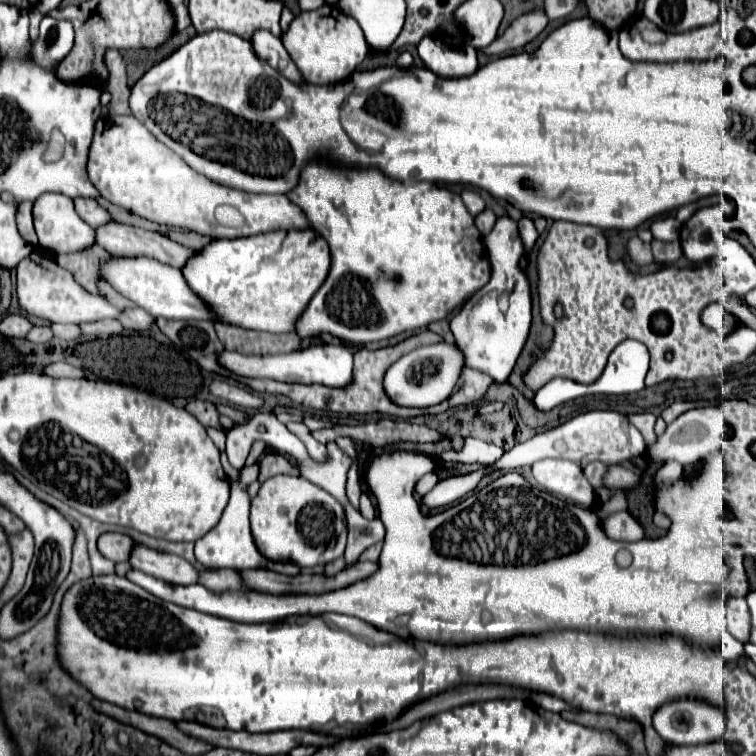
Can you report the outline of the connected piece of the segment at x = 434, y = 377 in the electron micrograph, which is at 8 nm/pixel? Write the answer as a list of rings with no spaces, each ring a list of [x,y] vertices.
[[[447,342],[421,346],[409,354],[405,354],[403,358],[399,358],[399,362],[395,362],[391,366],[391,370],[387,370],[387,378],[383,384],[387,386],[387,394],[391,394],[393,402],[399,402],[401,406],[427,408],[427,406],[435,406],[435,404],[443,402],[451,396],[463,364],[465,364],[465,360],[463,360],[461,350],[457,350],[457,346],[451,346]]]

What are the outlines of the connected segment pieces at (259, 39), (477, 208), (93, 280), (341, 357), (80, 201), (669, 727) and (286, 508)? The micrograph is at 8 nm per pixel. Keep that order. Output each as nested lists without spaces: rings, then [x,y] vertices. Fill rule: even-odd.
[[[257,30],[251,36],[251,44],[255,48],[255,52],[269,62],[271,66],[275,66],[277,70],[281,70],[281,74],[287,74],[287,78],[291,78],[293,82],[303,82],[303,76],[299,74],[297,66],[293,64],[291,56],[287,54],[287,50],[281,44],[281,38],[273,36],[267,30]]]
[[[465,190],[461,194],[461,198],[463,198],[463,202],[465,202],[471,216],[477,216],[477,214],[481,214],[485,210],[485,202],[483,202],[483,198],[479,194],[475,194],[471,190]]]
[[[93,244],[89,248],[63,254],[63,258],[57,258],[57,262],[65,270],[71,270],[71,274],[75,274],[75,280],[79,284],[83,284],[85,290],[91,290],[91,294],[97,294],[99,266],[107,258],[109,258],[109,254],[101,246]]]
[[[313,344],[305,350],[297,350],[297,352],[289,352],[289,354],[267,354],[267,356],[223,350],[219,354],[219,364],[237,376],[271,378],[271,380],[279,380],[279,382],[297,382],[297,384],[315,384],[317,382],[317,384],[339,388],[339,386],[347,386],[347,382],[351,382],[353,350],[346,344]]]
[[[75,198],[75,210],[93,228],[97,228],[103,222],[109,222],[111,220],[111,216],[107,214],[107,210],[103,210],[97,204],[97,200],[93,200],[93,198]]]
[[[679,700],[655,712],[653,728],[671,744],[705,744],[723,736],[725,716],[721,708],[697,700]]]
[[[273,476],[261,484],[259,494],[251,500],[251,532],[255,546],[259,552],[275,562],[293,562],[301,568],[317,566],[317,564],[329,564],[331,560],[339,558],[345,552],[347,544],[347,524],[345,524],[345,512],[339,506],[339,502],[327,494],[323,488],[307,482],[299,476]]]

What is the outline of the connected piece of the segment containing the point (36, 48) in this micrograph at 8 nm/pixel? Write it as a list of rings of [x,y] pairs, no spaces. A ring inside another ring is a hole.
[[[45,16],[37,40],[31,40],[31,60],[45,70],[55,70],[71,52],[73,40],[75,30],[71,20],[55,20]]]

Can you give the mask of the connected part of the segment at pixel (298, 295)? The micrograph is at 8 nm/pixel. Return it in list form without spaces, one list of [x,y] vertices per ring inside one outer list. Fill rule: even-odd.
[[[315,230],[211,240],[183,266],[189,288],[213,312],[213,320],[271,334],[295,332],[297,320],[329,272],[329,246]]]

